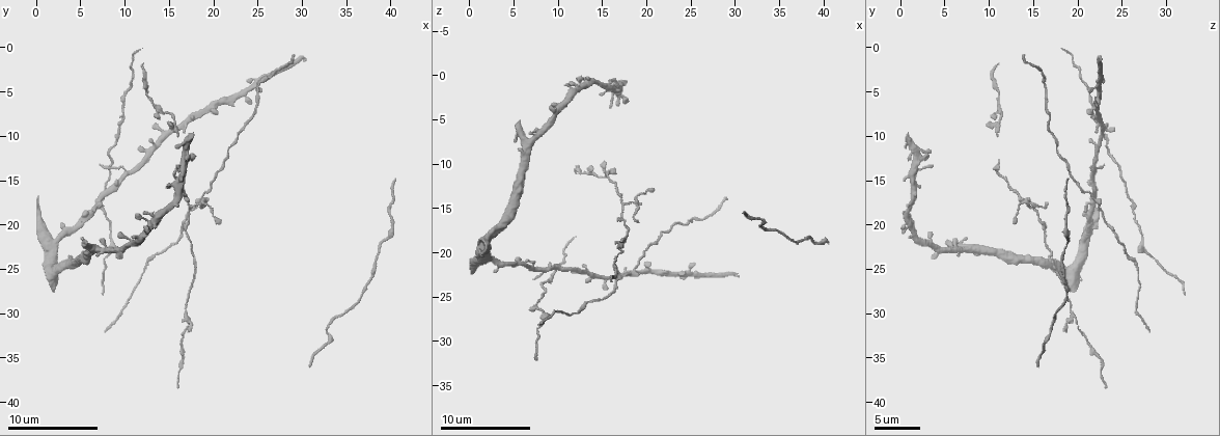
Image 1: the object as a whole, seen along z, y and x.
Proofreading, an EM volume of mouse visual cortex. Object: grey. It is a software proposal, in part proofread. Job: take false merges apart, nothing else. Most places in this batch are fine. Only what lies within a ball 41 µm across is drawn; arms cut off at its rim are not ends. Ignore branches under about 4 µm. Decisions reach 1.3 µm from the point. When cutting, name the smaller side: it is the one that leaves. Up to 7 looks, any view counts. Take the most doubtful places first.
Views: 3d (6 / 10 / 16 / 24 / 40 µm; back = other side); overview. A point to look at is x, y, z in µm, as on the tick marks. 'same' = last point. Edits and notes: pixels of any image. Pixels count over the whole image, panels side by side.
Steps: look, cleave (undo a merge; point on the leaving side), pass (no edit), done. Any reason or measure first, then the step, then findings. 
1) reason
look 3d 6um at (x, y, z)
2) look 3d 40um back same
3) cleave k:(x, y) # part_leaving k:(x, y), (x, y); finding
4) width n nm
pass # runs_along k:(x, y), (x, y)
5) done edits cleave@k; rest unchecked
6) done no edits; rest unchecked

look 3d 16um at (17.4, 17.8, 14.6)

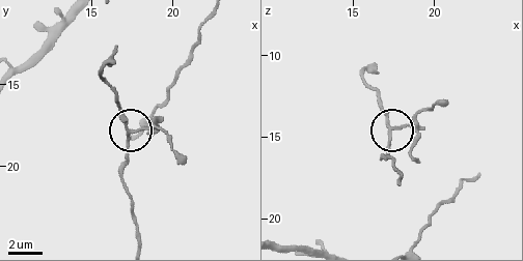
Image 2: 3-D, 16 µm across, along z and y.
width 160 nm
pass # continuous, no second cell

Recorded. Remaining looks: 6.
a fork
look 3d 6um at (8.4, 12.2, 23.8)

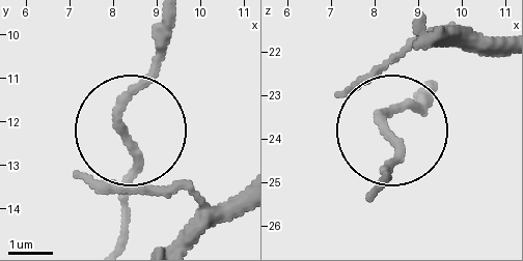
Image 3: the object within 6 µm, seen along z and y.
look 3d 6um back at (8.25, 12.25, 23.75)

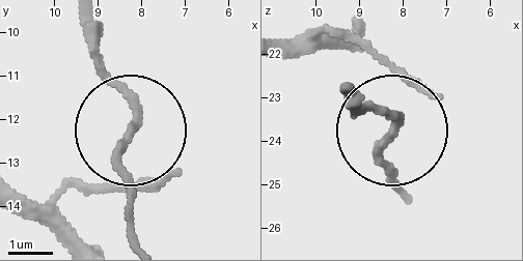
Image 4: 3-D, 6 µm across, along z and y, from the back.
arms 3
pass # one cell here

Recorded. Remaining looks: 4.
look 3d 6um at (14.8, 7.2, 11.6)

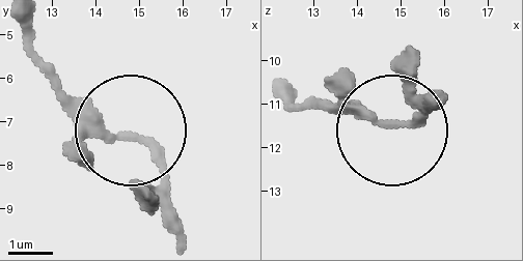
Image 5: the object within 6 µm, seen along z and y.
pass # one cell here

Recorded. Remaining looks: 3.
two arms in line, one across
look 3d 6um at (17.0, 30.4, 19.4)

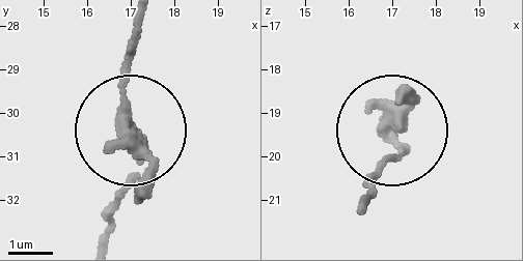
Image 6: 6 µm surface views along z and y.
arms 3
pass # all the same cell

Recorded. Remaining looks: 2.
done no edits; rest unchecked

